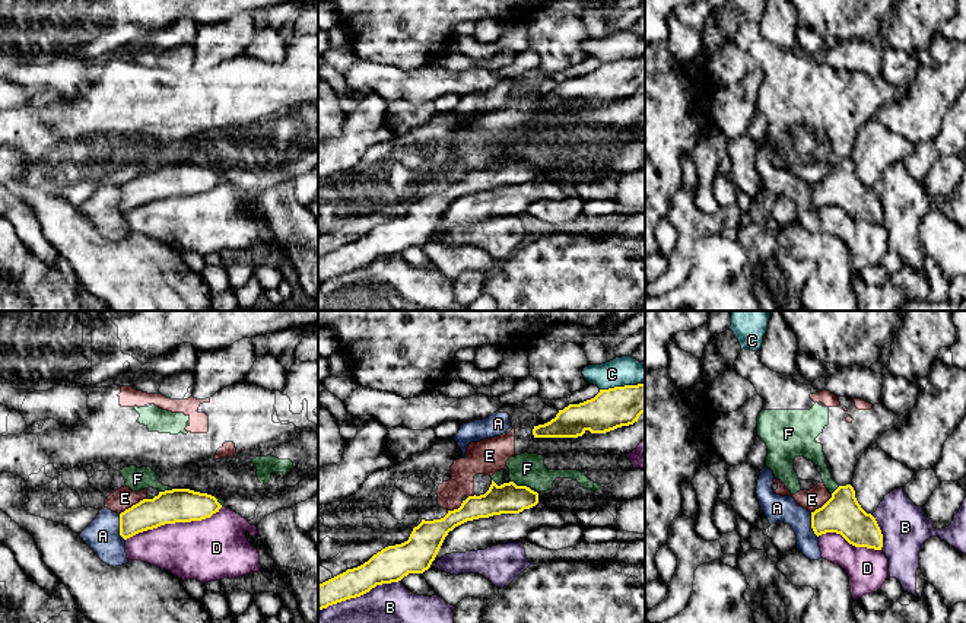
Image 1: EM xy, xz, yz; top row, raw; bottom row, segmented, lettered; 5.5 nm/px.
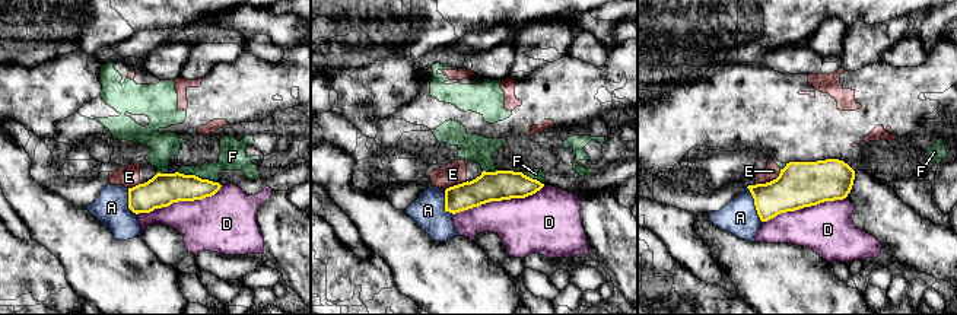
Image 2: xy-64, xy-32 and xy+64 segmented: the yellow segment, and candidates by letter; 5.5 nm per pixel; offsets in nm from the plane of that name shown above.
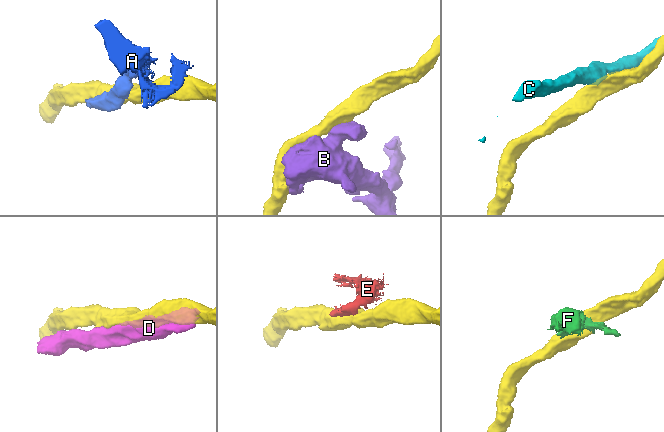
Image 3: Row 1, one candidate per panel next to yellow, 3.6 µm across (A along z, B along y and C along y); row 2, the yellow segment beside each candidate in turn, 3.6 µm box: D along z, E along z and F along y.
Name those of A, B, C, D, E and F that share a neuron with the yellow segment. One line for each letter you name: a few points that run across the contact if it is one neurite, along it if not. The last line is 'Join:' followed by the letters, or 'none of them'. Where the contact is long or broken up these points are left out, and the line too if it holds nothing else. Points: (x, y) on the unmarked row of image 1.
Join: E

